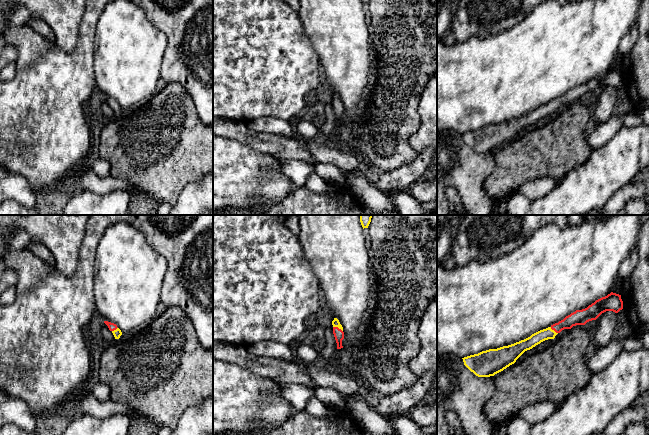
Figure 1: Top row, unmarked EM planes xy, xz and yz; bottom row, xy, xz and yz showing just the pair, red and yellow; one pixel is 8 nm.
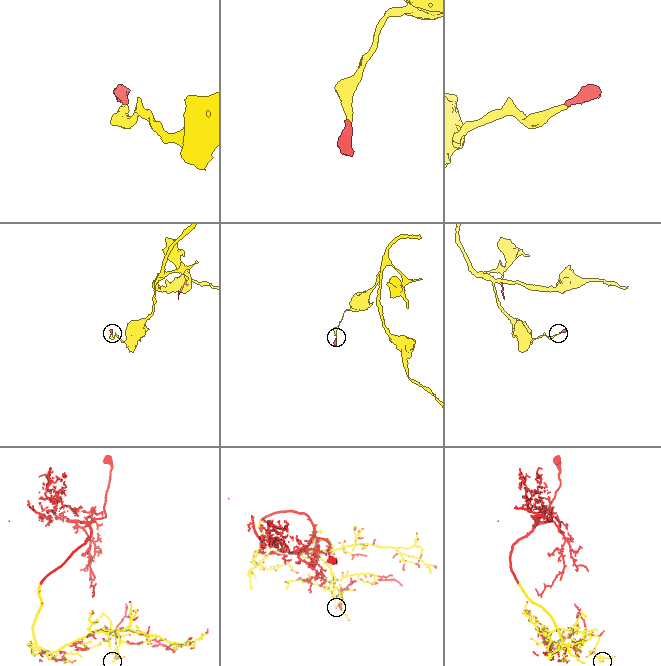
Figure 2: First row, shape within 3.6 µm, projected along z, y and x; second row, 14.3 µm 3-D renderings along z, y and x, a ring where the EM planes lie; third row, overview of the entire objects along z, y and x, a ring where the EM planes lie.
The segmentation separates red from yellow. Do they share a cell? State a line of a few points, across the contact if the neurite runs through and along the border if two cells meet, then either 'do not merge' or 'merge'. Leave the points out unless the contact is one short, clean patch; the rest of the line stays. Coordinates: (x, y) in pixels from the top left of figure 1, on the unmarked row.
merge

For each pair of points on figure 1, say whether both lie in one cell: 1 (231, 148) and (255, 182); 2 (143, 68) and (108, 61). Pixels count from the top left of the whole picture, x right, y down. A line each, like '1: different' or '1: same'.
1: same
2: same

